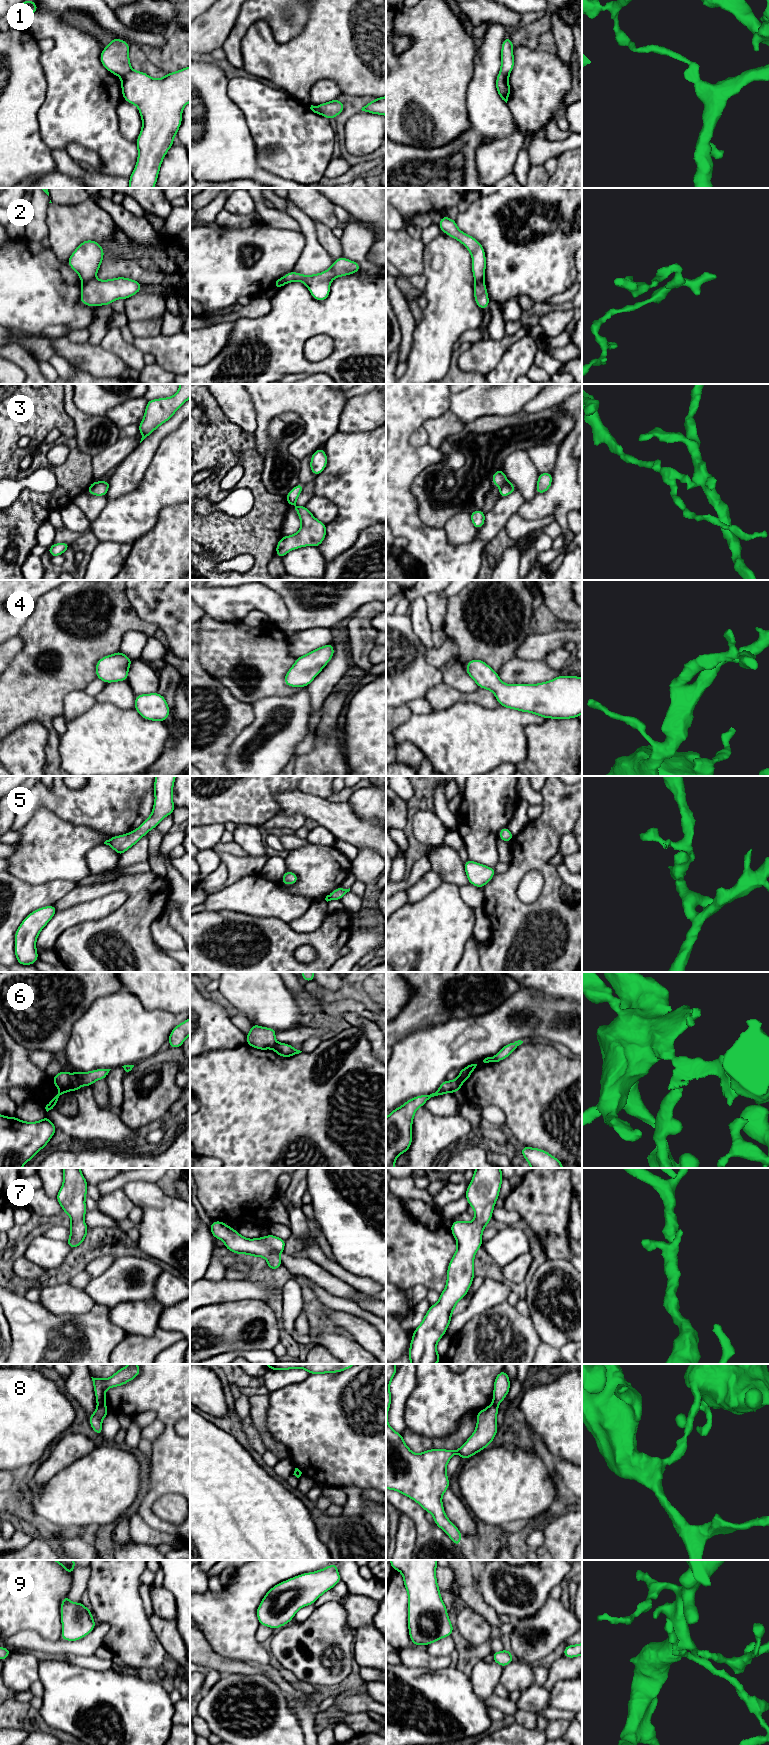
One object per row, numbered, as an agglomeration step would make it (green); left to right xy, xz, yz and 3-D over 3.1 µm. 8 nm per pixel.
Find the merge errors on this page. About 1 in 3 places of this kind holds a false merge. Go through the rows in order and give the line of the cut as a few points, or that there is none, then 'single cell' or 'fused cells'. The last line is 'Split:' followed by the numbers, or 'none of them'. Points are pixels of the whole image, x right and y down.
1: xy (131, 69), (121, 77) | fused cells
2: xy (94, 277), (82, 283) | fused cells
3: yz (507, 481), (501, 486) | fused cells
4: no cut | single cell
5: no cut | single cell
6: xy (75, 1073), (81, 1085) | fused cells
7: no cut | single cell
8: xy (98, 1403), (104, 1404) | fused cells
9: no cut | single cell
Split: 1, 2, 3, 6, 8

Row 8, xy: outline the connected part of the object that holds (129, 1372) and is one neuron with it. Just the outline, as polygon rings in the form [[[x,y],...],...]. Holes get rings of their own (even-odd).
[[[129,1364],[108,1379],[92,1378],[97,1404],[105,1404],[105,1391],[111,1387],[117,1387],[126,1384],[140,1374],[140,1368],[137,1364]]]

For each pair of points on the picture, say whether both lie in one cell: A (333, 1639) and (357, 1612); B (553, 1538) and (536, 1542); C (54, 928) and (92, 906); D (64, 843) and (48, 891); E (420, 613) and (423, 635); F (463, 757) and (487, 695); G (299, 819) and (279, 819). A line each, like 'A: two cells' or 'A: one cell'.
A: two cells
B: two cells
C: one cell
D: two cells
E: one cell
F: two cells
G: one cell

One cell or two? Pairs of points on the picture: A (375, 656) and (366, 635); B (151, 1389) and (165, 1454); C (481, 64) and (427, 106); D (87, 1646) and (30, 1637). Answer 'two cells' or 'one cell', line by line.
A: two cells
B: one cell
C: two cells
D: one cell

